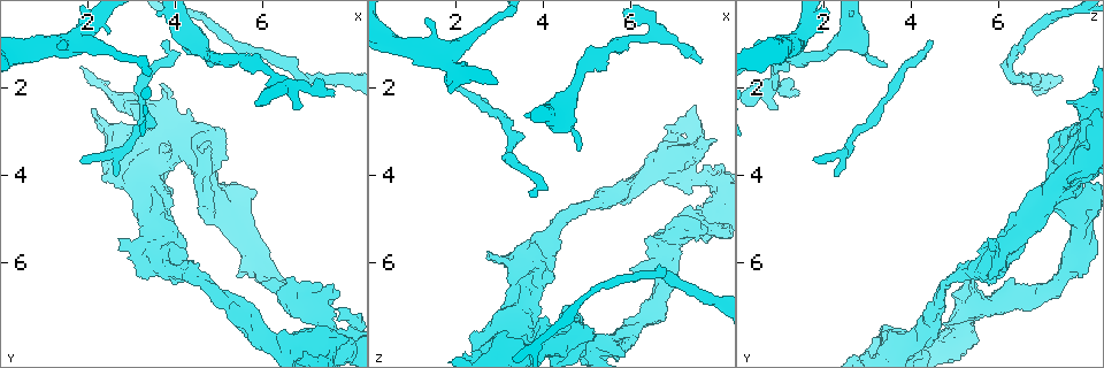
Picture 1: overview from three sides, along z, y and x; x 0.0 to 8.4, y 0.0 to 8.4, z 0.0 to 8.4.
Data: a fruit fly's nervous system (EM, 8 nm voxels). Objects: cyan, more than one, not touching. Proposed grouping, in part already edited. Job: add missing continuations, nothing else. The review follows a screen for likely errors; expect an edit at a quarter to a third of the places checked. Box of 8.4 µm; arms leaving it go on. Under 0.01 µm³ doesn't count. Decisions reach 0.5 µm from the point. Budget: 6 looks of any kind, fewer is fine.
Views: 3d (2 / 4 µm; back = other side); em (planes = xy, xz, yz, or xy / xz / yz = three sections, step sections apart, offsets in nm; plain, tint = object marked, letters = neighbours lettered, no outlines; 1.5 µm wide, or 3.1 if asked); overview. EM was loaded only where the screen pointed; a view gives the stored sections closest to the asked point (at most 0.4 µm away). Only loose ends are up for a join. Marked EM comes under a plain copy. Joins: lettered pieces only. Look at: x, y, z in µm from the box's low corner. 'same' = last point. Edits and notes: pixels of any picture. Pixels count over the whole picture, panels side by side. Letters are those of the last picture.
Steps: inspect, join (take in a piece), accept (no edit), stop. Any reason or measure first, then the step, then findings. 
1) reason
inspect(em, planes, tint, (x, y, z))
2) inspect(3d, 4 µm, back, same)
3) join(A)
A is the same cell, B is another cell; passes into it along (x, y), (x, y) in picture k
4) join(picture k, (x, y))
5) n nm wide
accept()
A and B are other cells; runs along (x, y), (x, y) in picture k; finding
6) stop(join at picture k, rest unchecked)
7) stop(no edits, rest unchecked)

free end
inspect(3d, 4 µm, back, (3.80, 0.95, 4.45))

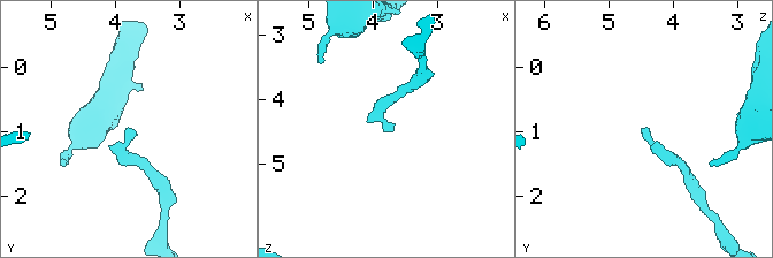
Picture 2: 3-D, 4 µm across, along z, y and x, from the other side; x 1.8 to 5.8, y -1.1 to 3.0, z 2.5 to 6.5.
inspect(em, planes, letters, (3.75, 0.90, 4.50))

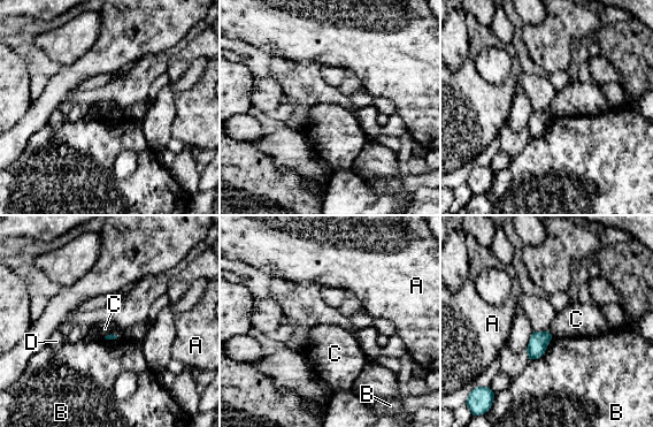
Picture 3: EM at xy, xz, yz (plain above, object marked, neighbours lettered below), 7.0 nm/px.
accept()
A, B, C and D are other cells; border along (548, 330), (552, 336) in picture 3; none of them fits

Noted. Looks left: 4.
tapers out
inspect(em, xz, step 8, tint, (1.90, 3.55, 1.80))

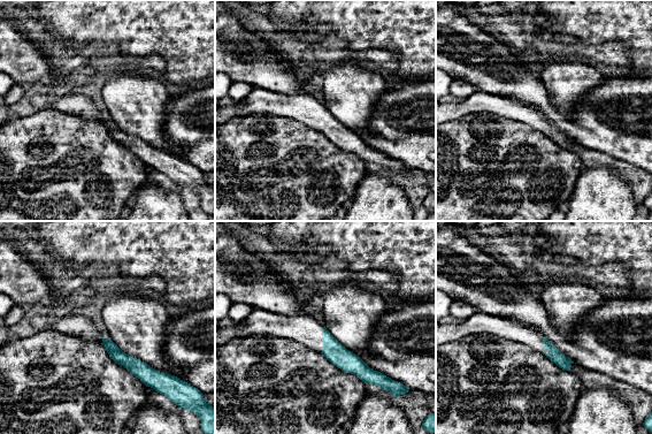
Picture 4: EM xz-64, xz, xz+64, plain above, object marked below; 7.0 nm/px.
what lies round it
inspect(em, xz, step 8, letters, same)

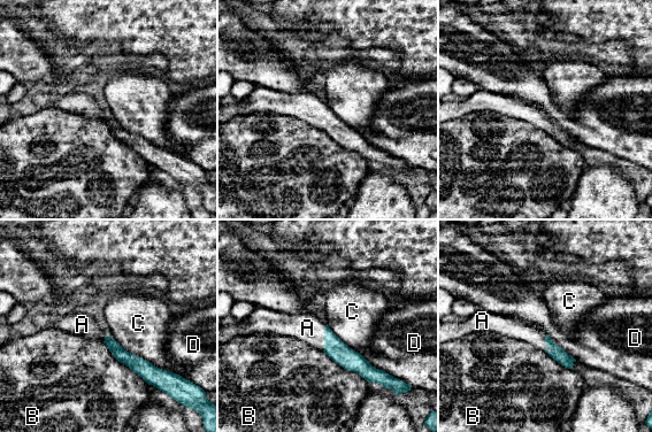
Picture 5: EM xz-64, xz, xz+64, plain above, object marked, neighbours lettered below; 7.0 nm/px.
join(A)
A is the same cell, B, C and D are other cells; passes into it along (558, 354), (545, 344), (519, 329) in picture 5; it goes on there

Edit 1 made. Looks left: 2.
thick end
inspect(3d, 4 µm, (7.45, 7.50, 3.35))

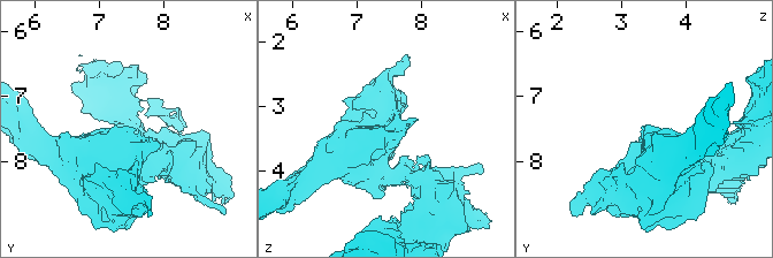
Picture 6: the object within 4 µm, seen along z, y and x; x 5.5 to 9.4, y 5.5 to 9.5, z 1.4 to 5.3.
inspect(em, xy, step 4, letters, (7.45, 7.45, 3.30))

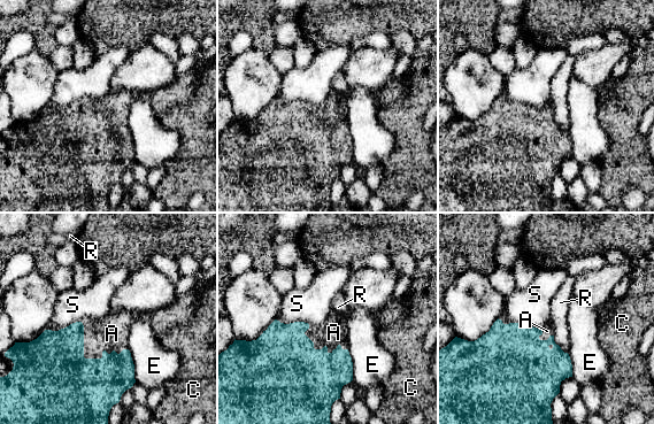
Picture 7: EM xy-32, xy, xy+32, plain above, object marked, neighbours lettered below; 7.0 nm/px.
join(A)
A is the same cell, C, E, R and S are other cells; passes into it along (78, 392), (91, 359), (112, 333) in picture 7; the neuron continues

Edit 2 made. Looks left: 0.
stop(join at picture 5, join at picture 7, rest unchecked)

